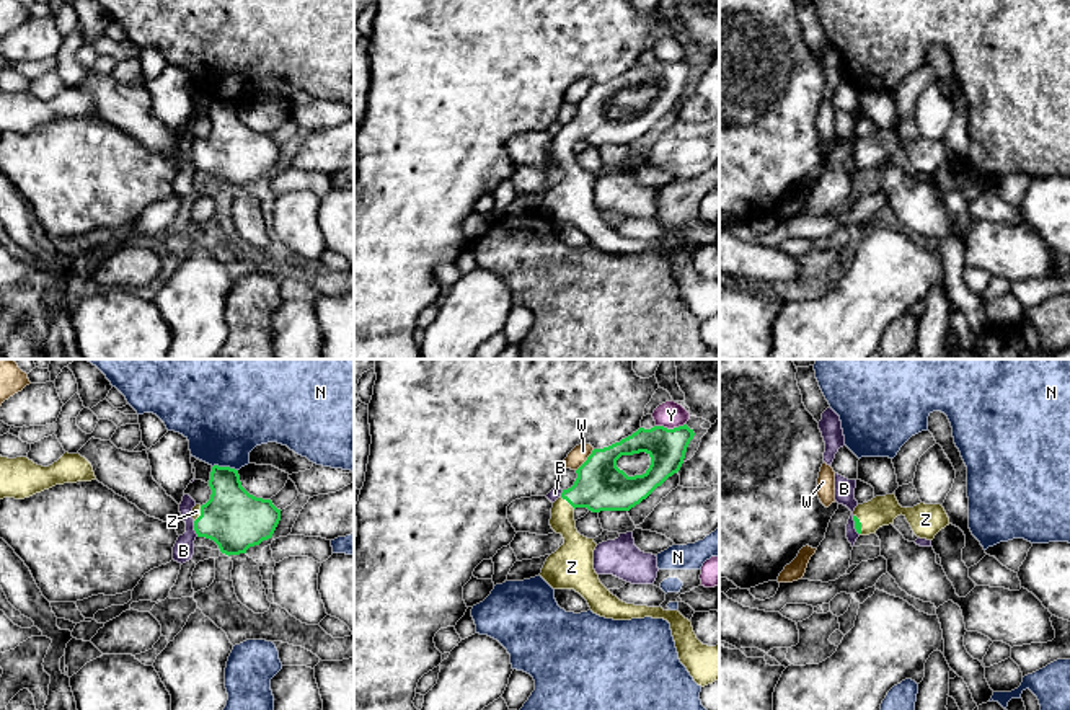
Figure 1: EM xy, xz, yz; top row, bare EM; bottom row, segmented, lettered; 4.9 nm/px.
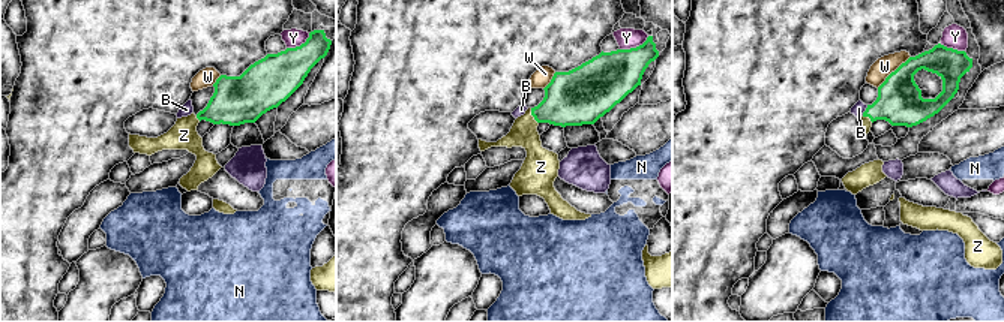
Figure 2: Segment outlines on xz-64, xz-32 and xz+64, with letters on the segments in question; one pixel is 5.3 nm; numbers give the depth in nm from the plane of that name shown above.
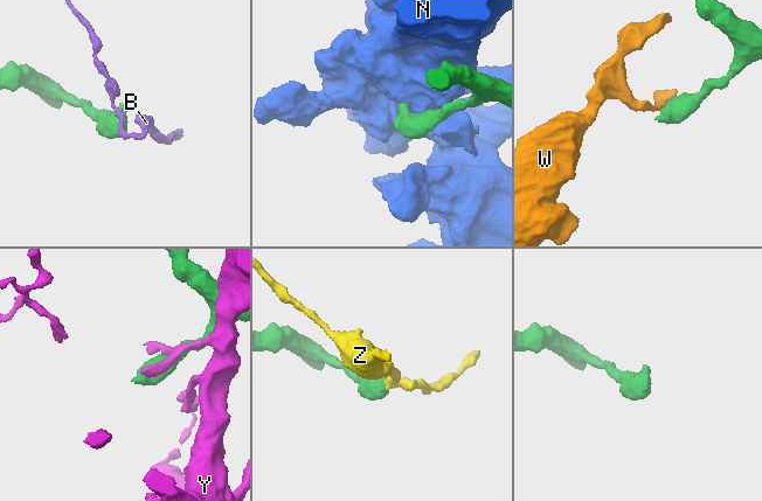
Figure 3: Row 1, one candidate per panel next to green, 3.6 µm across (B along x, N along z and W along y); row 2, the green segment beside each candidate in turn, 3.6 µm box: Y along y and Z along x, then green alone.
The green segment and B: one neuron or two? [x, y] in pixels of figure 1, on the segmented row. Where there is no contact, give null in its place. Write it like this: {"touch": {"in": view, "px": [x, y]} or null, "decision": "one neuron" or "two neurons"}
{"touch": {"in": "xy", "px": [194, 529]}, "decision": "two neurons"}

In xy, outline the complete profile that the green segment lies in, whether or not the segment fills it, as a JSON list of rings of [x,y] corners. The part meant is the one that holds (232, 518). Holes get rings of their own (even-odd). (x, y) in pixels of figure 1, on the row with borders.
[[[214,465],[209,486],[210,499],[192,508],[197,537],[214,540],[228,557],[246,553],[272,537],[281,509],[271,499],[250,495],[241,486],[238,470]]]

